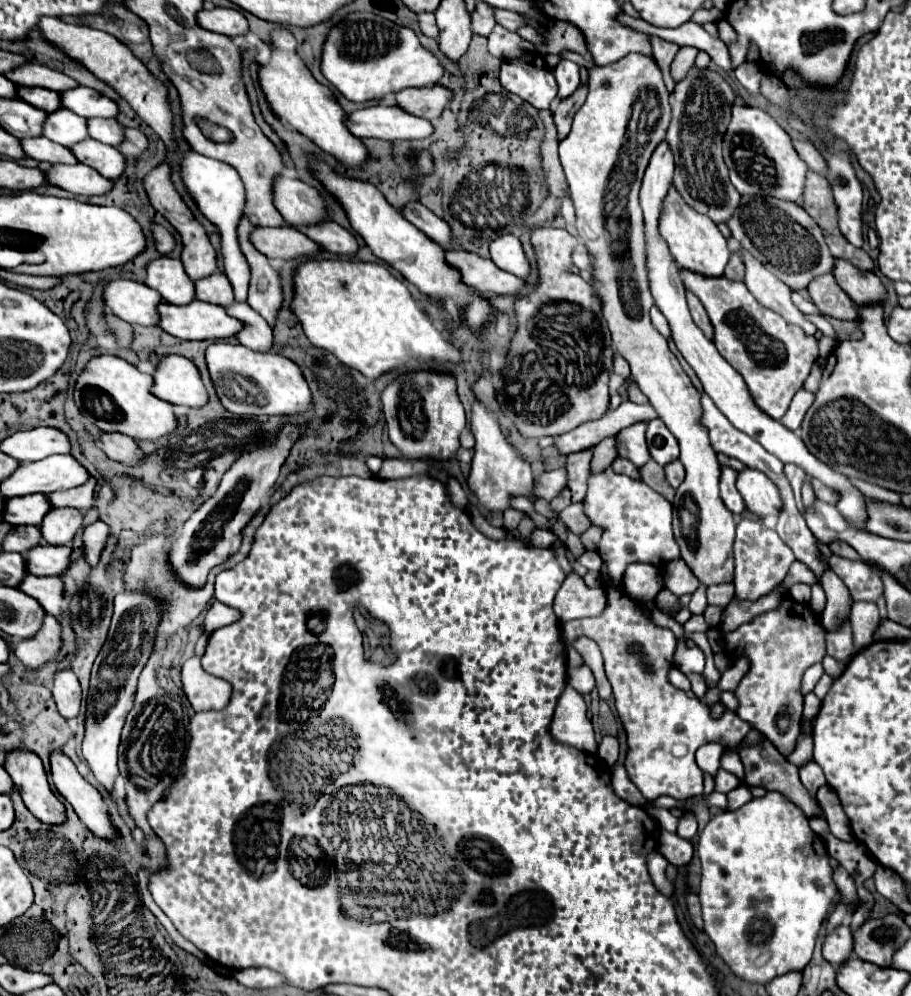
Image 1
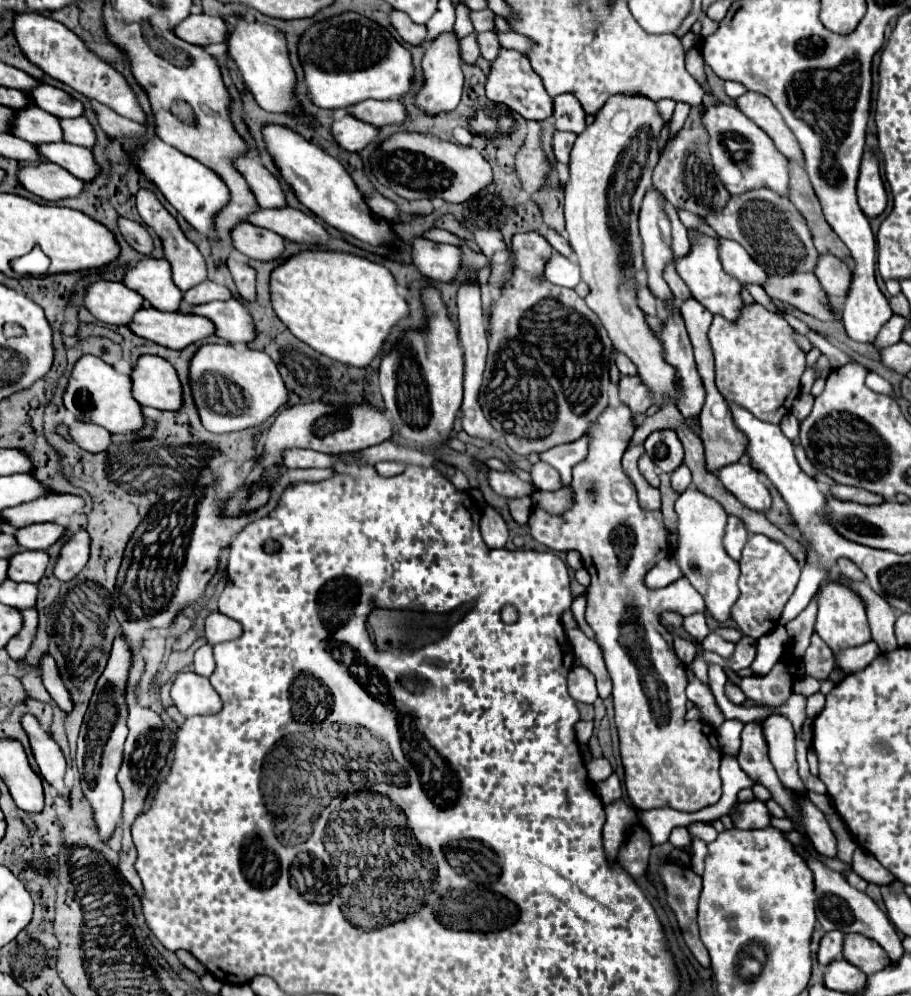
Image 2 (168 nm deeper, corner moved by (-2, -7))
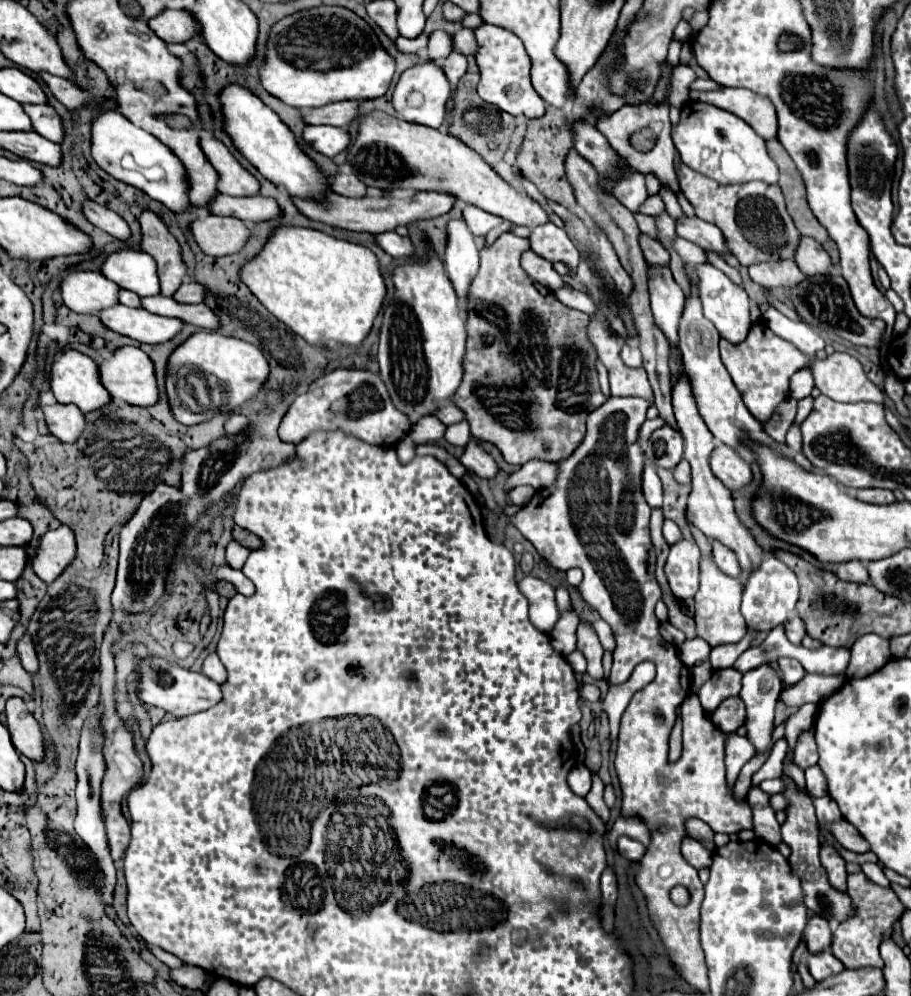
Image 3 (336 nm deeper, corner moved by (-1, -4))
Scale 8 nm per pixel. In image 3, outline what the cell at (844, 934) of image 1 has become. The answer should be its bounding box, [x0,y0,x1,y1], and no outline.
[804,917,832,953]

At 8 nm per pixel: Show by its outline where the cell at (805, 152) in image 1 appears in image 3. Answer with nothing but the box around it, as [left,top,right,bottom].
[692,87,778,141]

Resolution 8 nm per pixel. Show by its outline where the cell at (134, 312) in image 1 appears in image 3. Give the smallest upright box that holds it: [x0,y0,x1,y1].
[60,271,120,315]

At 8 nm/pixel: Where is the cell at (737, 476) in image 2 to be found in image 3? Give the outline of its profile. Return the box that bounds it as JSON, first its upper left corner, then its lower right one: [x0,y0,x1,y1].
[710,445,752,491]

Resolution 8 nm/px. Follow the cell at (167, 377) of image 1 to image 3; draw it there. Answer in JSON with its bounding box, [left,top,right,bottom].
[100,347,160,407]

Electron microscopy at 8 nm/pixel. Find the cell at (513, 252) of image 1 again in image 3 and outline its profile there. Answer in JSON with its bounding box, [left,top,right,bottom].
[462,205,502,237]

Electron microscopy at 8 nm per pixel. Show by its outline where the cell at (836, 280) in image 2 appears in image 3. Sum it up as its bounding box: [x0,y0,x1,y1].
[796,237,832,277]

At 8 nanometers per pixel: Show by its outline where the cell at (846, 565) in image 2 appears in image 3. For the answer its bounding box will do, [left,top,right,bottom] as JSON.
[834,561,870,583]

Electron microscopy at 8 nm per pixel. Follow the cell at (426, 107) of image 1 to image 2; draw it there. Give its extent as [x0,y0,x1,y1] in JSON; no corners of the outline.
[347,100,407,126]

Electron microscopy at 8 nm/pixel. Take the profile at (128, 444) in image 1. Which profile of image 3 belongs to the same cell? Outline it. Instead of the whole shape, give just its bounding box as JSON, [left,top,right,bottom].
[42,405,86,443]

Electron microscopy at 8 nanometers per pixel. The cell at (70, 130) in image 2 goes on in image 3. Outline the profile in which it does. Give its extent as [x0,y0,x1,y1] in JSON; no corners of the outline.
[24,105,66,143]

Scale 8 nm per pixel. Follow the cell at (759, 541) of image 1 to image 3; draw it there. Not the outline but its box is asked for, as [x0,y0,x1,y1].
[742,551,798,631]

